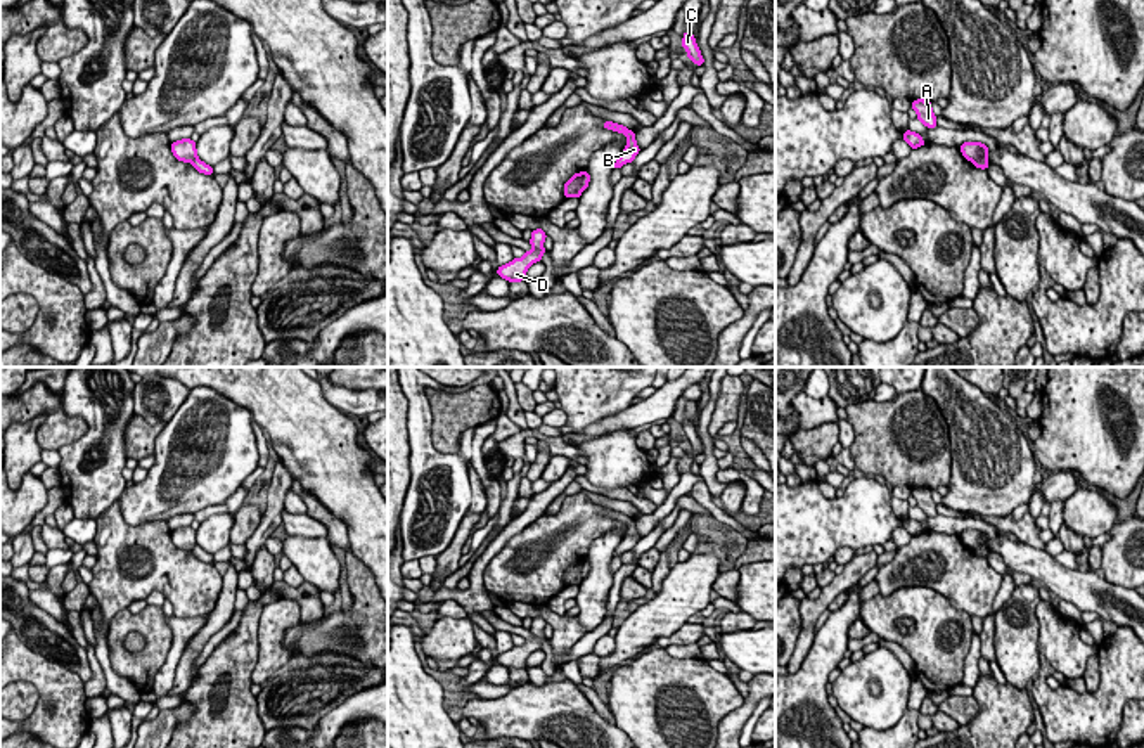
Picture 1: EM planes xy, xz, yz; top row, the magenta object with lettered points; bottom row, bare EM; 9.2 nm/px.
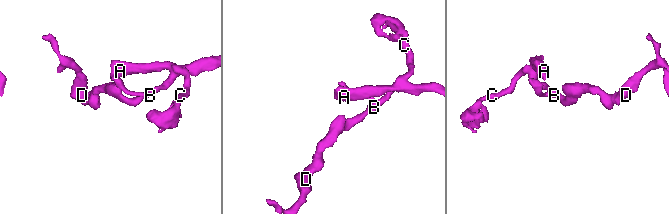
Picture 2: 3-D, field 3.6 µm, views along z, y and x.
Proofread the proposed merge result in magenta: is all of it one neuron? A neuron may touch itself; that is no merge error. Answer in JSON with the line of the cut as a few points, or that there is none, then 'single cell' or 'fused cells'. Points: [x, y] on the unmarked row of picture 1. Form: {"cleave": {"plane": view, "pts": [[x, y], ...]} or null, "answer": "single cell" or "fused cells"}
{"cleave": {"plane": "xy", "pts": [[196, 544], [191, 549]]}, "answer": "fused cells"}

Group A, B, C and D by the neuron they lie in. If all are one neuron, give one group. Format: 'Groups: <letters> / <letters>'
Groups: A B C / D

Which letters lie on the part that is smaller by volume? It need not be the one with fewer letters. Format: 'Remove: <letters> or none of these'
Remove: A, B, C

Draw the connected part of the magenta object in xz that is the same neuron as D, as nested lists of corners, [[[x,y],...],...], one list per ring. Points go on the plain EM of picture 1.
[[[542,616],[531,620],[531,639],[526,639],[523,646],[514,646],[512,649],[497,656],[497,661],[509,670],[521,670],[526,665],[528,656],[542,649],[542,642],[545,641],[543,629],[547,622]]]

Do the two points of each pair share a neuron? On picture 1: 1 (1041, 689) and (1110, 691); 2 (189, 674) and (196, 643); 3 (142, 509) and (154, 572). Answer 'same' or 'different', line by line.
1: same
2: same
3: different

